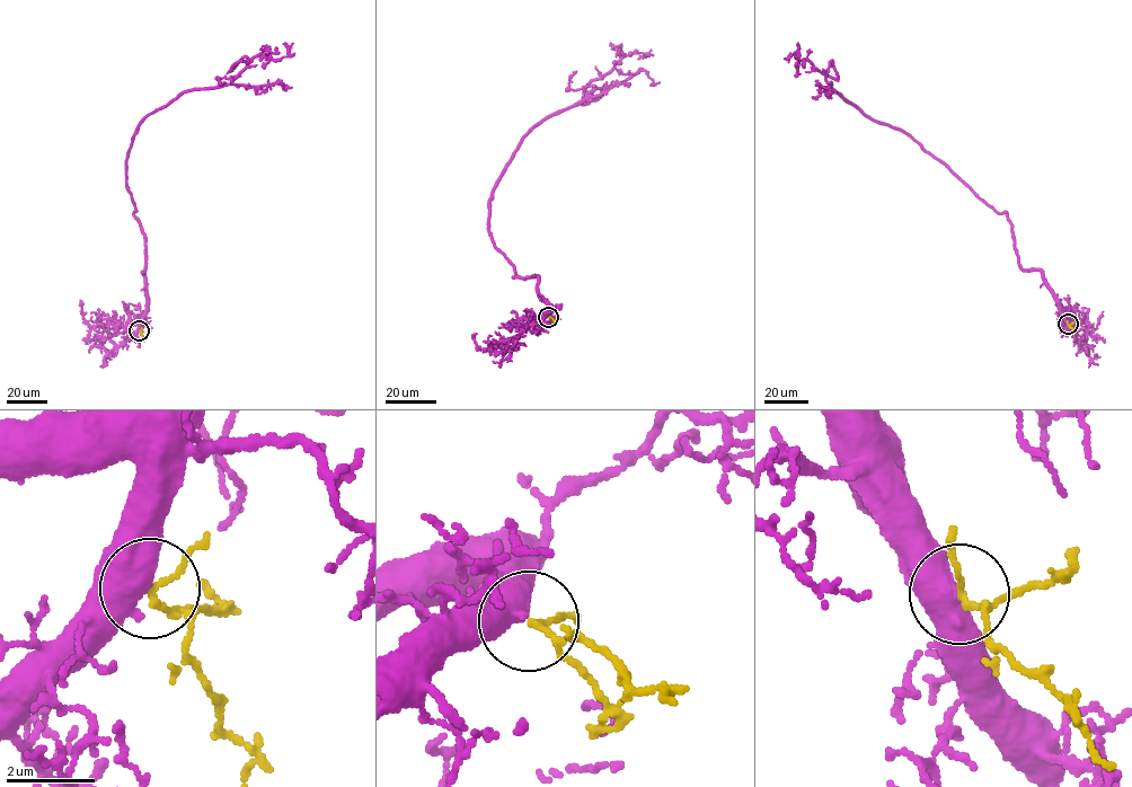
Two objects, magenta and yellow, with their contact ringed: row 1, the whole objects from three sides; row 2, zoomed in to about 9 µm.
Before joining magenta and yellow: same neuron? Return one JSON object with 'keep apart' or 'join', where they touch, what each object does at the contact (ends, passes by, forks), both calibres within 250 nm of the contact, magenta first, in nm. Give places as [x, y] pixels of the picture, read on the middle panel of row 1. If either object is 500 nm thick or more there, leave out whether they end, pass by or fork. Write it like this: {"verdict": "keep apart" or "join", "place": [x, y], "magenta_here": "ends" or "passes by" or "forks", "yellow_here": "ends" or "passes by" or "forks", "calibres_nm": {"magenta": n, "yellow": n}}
{"verdict": "join", "place": [548, 317], "calibres_nm": {"magenta": 550, "yellow": 100}}

